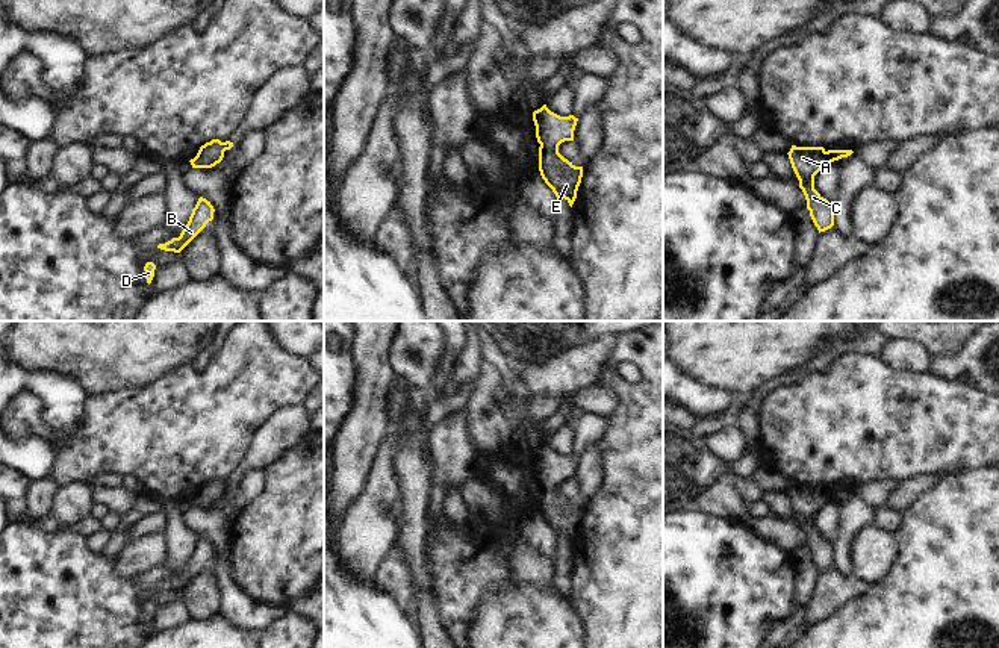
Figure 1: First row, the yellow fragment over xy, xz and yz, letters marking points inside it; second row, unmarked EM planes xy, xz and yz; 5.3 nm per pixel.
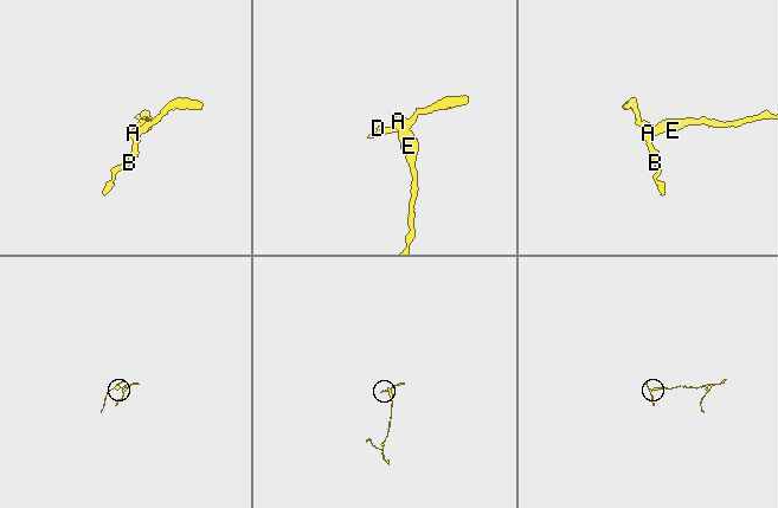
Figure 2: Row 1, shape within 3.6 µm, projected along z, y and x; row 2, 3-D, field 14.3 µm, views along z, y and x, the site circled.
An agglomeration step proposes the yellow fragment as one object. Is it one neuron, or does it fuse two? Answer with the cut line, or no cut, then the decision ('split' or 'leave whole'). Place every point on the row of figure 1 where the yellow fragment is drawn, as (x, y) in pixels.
cut none; leave whole

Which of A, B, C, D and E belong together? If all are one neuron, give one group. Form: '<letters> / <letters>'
A B C D E

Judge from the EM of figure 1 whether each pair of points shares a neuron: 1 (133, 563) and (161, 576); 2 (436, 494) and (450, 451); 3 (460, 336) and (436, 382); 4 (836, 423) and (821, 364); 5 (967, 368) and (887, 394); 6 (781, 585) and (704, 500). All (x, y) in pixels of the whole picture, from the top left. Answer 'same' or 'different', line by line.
1: different
2: same
3: same
4: different
5: different
6: different

